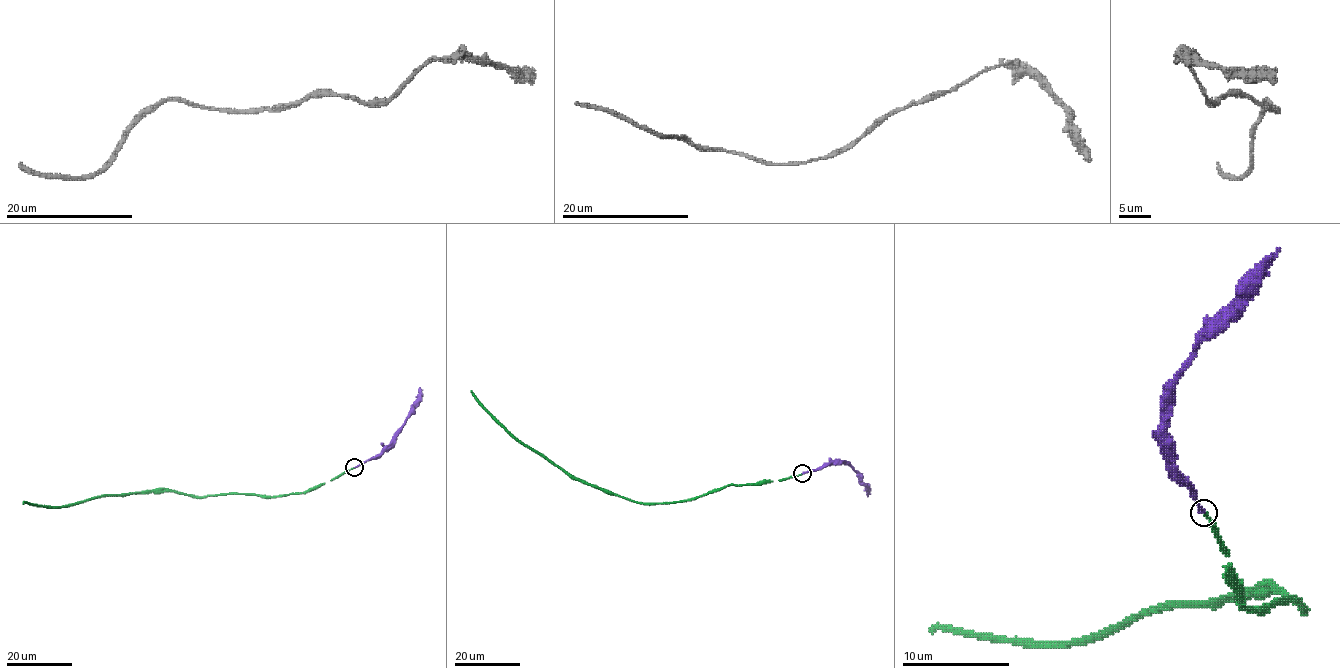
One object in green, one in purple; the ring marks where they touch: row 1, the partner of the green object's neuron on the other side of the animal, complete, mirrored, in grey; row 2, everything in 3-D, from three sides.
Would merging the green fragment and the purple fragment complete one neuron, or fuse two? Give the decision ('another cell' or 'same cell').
same cell

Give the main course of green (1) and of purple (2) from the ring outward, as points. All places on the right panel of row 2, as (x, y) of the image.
1: (1204, 512), (1242, 604), (1296, 601), (1304, 609), (1274, 588), (1174, 601), (1069, 641), (929, 631)
2: (1204, 512), (1196, 496), (1180, 480), (1166, 429), (1166, 391), (1185, 369), (1201, 334), (1247, 289), (1279, 248)

